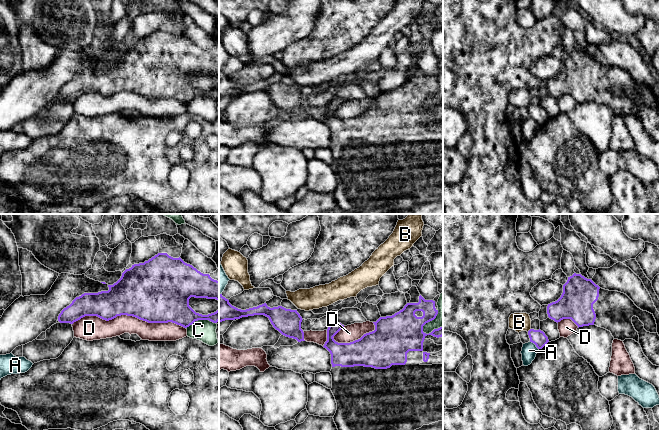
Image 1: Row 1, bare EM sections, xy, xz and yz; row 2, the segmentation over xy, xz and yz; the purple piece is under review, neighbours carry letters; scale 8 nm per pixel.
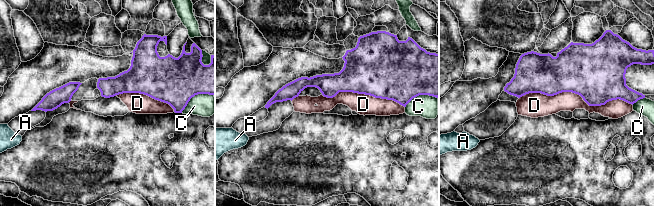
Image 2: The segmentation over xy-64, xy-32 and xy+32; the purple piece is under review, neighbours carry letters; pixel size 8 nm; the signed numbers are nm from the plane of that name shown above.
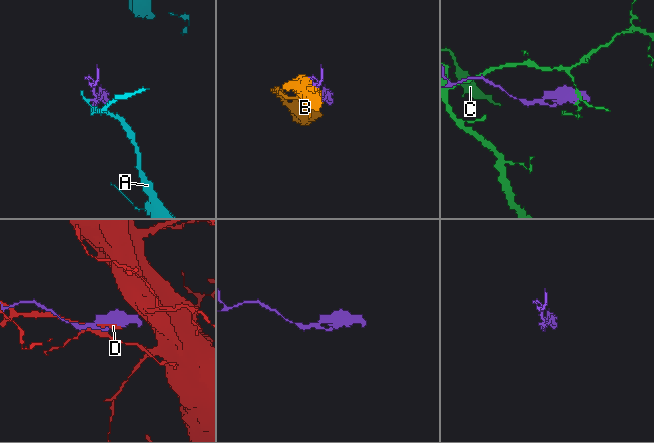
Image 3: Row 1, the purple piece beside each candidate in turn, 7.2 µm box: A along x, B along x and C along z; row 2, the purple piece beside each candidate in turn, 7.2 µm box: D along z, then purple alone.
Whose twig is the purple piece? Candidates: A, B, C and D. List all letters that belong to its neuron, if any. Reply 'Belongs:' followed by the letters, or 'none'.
Belongs: none

